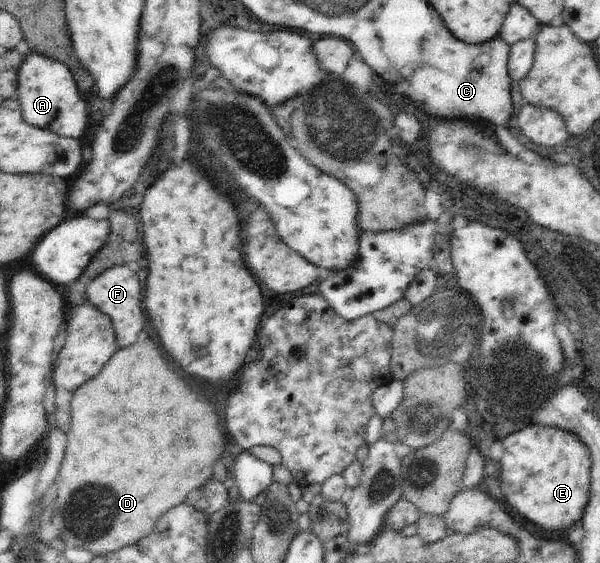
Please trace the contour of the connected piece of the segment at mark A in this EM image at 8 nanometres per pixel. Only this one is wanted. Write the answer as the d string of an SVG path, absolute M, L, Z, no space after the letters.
M31 51L19 70L16 97L21 105L23 120L31 126L49 130L73 140L77 140L87 128L89 114L87 114L85 98L79 95L79 89L71 71L58 60L32 54Z

